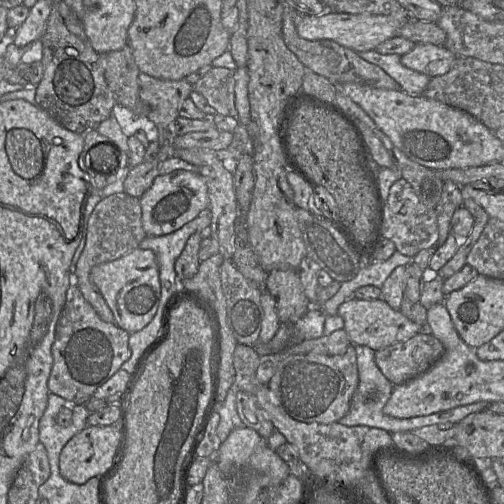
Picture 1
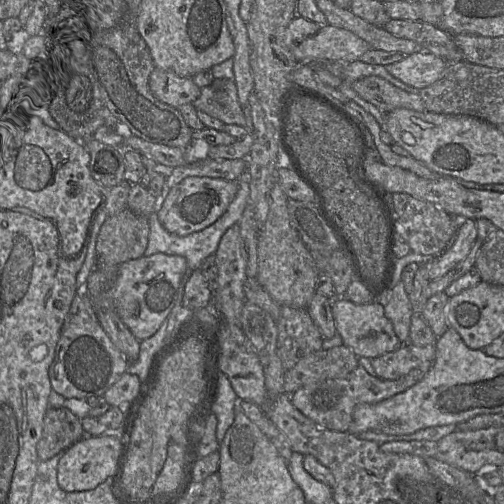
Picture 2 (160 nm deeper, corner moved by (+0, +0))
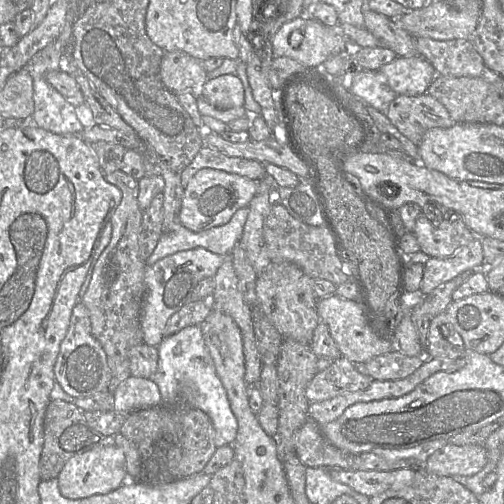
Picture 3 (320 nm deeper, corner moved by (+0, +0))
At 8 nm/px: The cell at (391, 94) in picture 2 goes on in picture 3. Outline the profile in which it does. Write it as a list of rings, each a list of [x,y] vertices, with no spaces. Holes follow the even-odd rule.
[[[427,93],[417,96],[397,95],[389,104],[386,115],[416,145],[419,145],[428,129],[448,128],[456,123],[445,106]]]

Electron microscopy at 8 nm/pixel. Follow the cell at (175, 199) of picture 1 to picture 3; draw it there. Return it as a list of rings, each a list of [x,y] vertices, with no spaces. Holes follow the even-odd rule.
[[[201,169],[184,188],[179,222],[193,232],[200,232],[226,224],[238,209],[249,205],[257,192],[257,181],[221,170]]]

